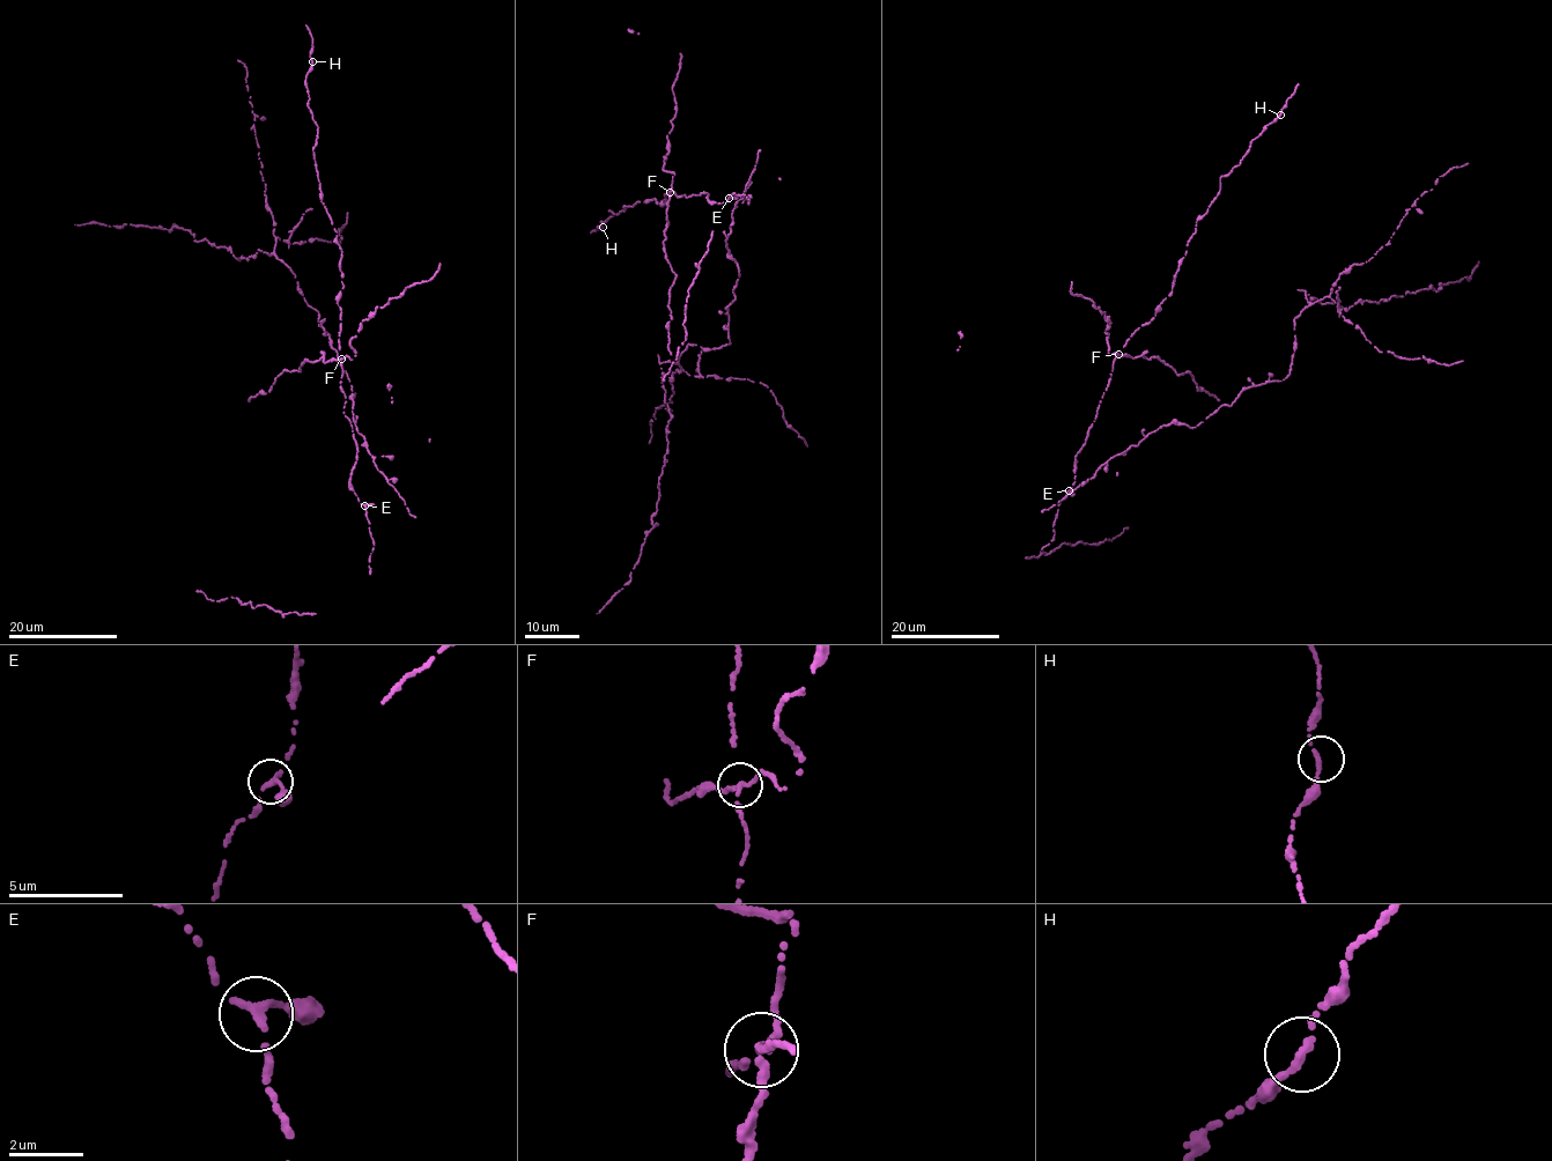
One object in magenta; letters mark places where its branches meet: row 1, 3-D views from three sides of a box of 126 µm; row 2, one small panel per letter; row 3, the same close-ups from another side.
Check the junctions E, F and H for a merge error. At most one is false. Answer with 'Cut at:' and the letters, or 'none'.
Cut at: F

